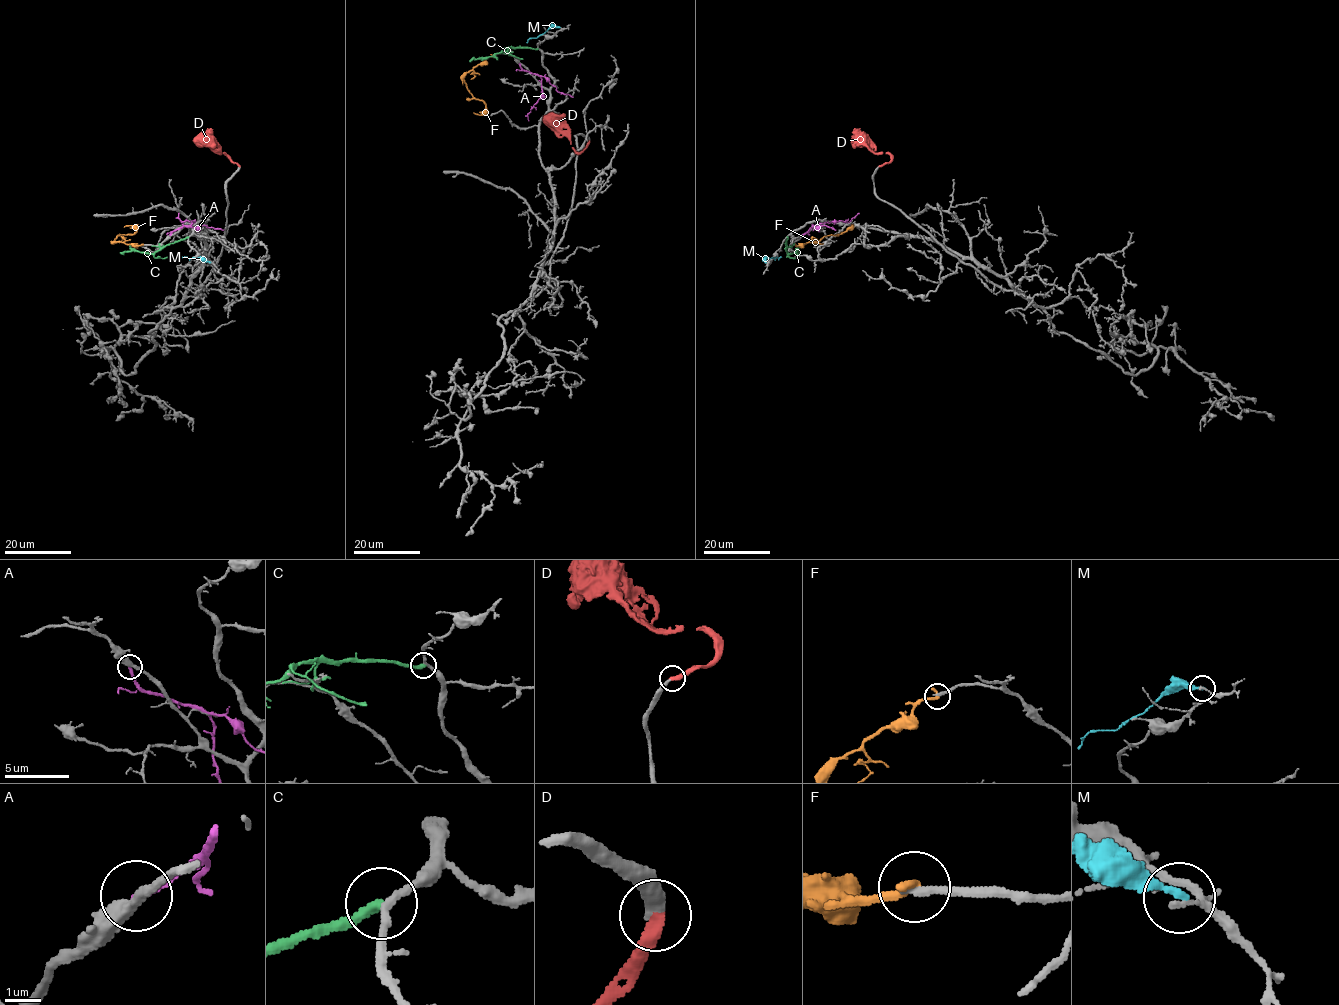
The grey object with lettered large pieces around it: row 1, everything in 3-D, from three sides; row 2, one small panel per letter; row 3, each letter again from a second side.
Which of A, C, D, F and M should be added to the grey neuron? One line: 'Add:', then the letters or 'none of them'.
Add: D

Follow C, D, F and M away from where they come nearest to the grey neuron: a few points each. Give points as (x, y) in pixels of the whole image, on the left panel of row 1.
C: (188, 237), (154, 253), (134, 250), (119, 253)
D: (239, 166), (223, 153), (215, 153), (199, 139), (200, 136)
F: (143, 244), (114, 241), (118, 235), (136, 232), (131, 225), (124, 227)
M: (210, 262), (177, 256)

